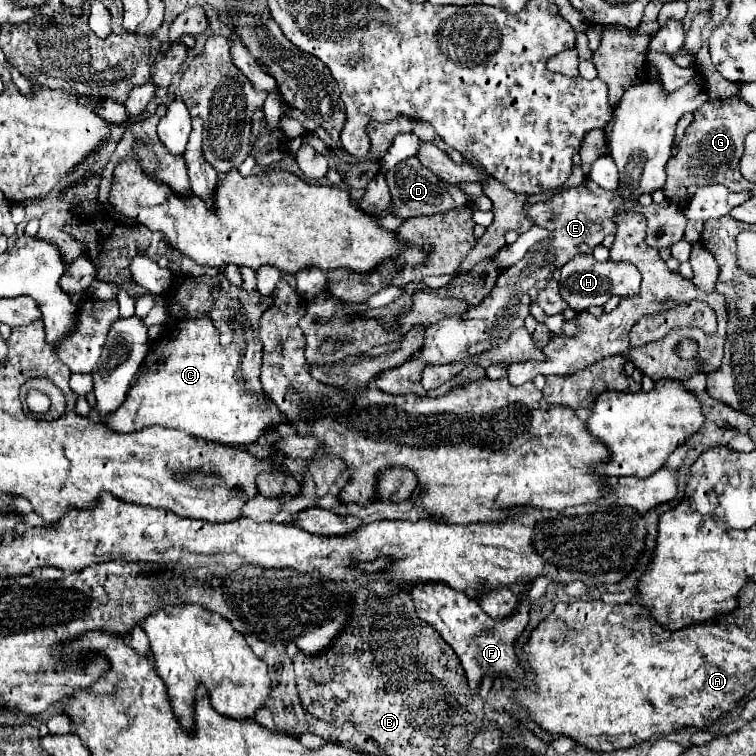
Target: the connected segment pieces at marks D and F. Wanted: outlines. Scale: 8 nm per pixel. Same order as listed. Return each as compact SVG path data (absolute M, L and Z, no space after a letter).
M415 157L397 163L393 169L389 169L385 173L385 179L387 179L387 185L389 185L389 193L391 193L393 215L401 217L401 219L445 213L445 211L451 211L459 205L467 205L467 195L461 193L459 187L437 179L429 169L421 167L421 163Z
M531 581L519 587L521 591L517 593L517 611L513 611L513 615L509 615L509 617L505 617L505 619L491 619L485 611L481 611L481 607L479 607L479 603L477 603L475 599L467 597L465 593L457 593L457 591L453 591L451 587L445 587L443 583L411 583L409 589L415 593L415 609L417 609L417 615L419 615L423 621L431 623L431 625L441 633L441 637L453 647L453 651L457 653L457 657L459 657L461 663L463 663L465 675L467 675L467 679L469 679L469 687L475 689L475 687L479 685L479 681L481 681L483 675L507 675L507 677L521 677L521 675L523 675L523 669L519 667L517 657L515 657L515 653L513 653L513 643L515 643L517 637L523 633L523 629L525 629L525 625L527 625L527 621L529 621L531 601L529 601L529 597L527 597L527 593L525 593L525 589L527 589L529 585L531 585Z

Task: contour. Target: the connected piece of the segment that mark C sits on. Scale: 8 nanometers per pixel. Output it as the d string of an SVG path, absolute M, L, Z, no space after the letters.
M209 315L199 317L199 319L179 321L179 335L173 335L169 339L159 339L157 343L153 343L149 351L153 359L149 361L149 365L143 365L145 371L135 377L121 407L117 407L113 413L103 417L105 425L117 433L129 433L129 431L137 431L149 425L159 425L159 427L179 429L197 439L207 439L221 445L237 445L237 443L247 445L247 443L257 441L257 437L265 429L285 423L285 417L279 413L273 401L269 401L267 397L255 399L245 389L245 383L241 377L241 363L239 363L243 351L245 351L245 329L239 323L233 325L233 343L229 343L229 347L221 347L219 329L215 327Z

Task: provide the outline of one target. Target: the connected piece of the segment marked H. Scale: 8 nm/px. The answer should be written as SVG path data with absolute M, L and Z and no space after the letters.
M577 255L561 267L559 293L571 309L585 311L587 307L593 307L593 305L605 305L611 295L625 297L625 295L637 293L639 283L641 283L641 273L637 271L637 267L633 267L629 263L625 263L625 265L613 263L613 261L599 263L593 259L593 255Z

